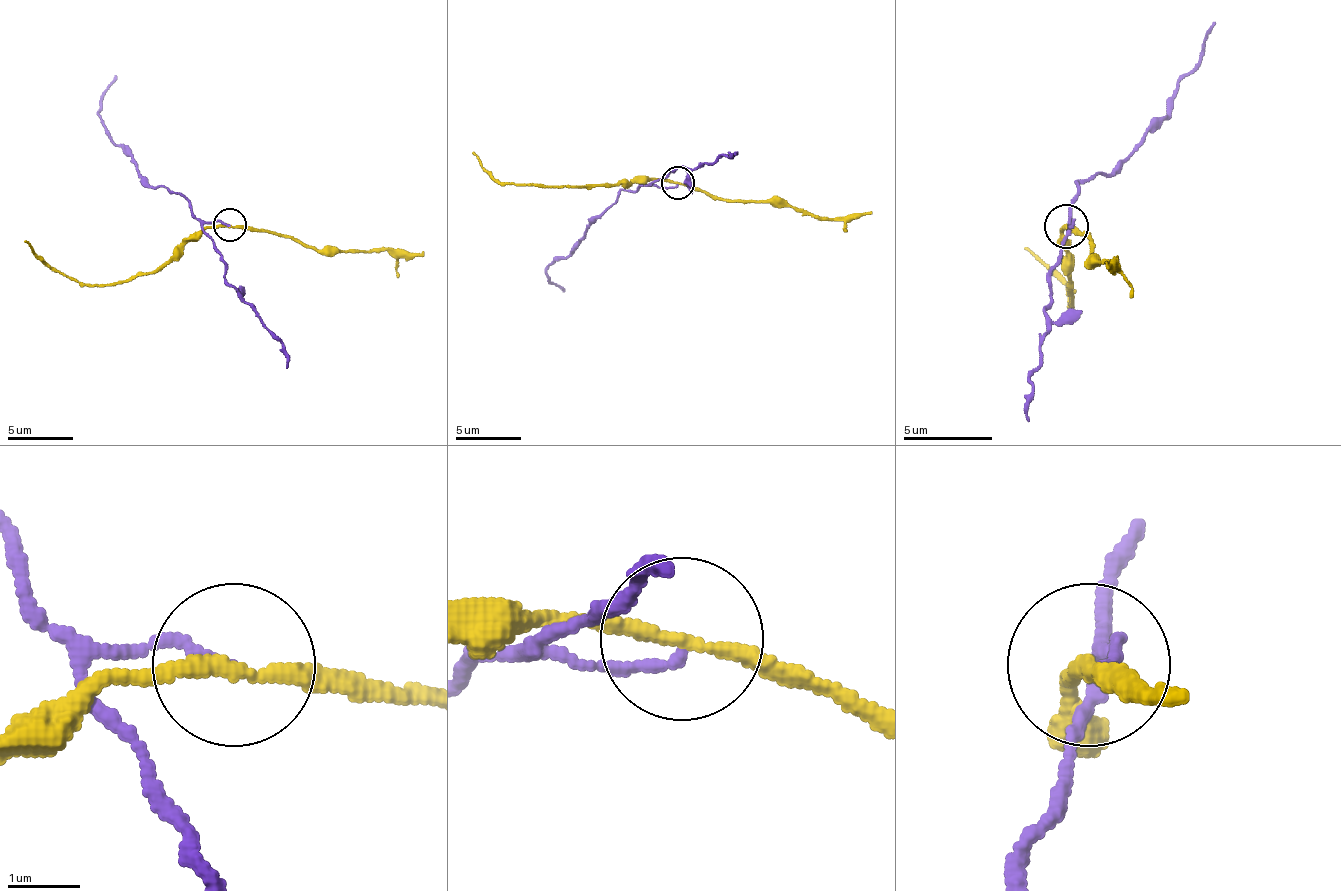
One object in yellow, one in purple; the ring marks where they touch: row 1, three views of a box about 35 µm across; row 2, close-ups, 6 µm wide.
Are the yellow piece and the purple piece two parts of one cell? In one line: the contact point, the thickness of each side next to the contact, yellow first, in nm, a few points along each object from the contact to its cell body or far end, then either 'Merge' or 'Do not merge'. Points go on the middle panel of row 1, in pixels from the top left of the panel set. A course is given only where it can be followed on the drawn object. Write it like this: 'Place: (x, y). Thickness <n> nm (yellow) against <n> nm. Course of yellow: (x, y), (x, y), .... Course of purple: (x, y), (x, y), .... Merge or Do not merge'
Place: (677, 182). Thickness 200 nm (yellow) against 140 nm. Course of yellow: (676, 182), (644, 178), (598, 185), (503, 185), (471, 152). Course of purple: (676, 185), (650, 185), (624, 191), (601, 211), (575, 247), (559, 257), (546, 273), (562, 293). Do not merge

